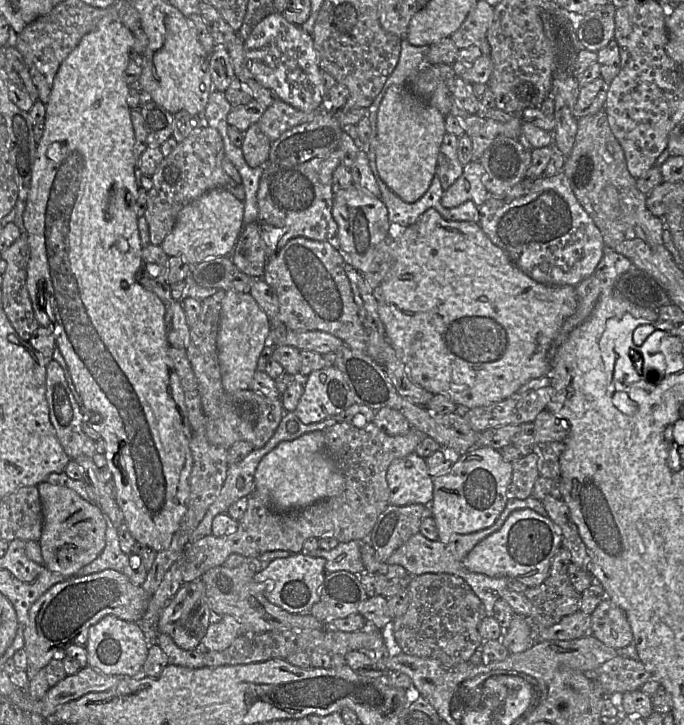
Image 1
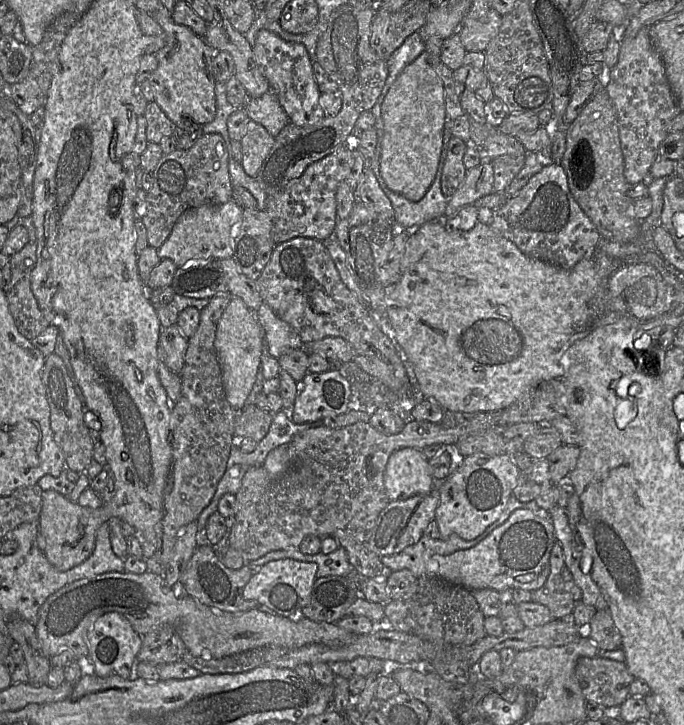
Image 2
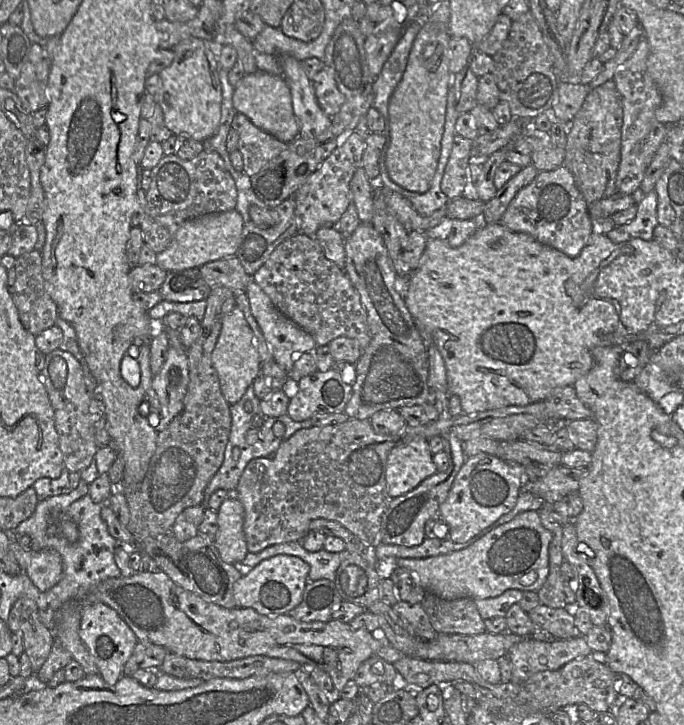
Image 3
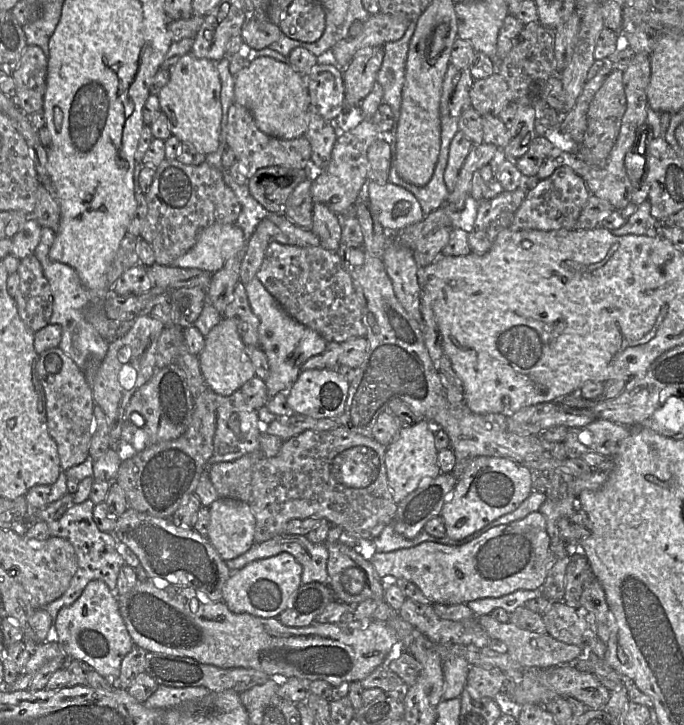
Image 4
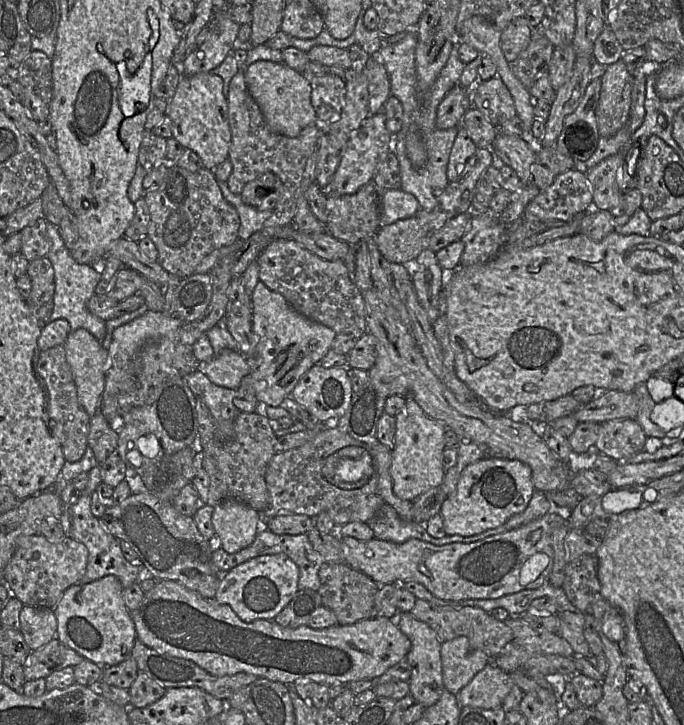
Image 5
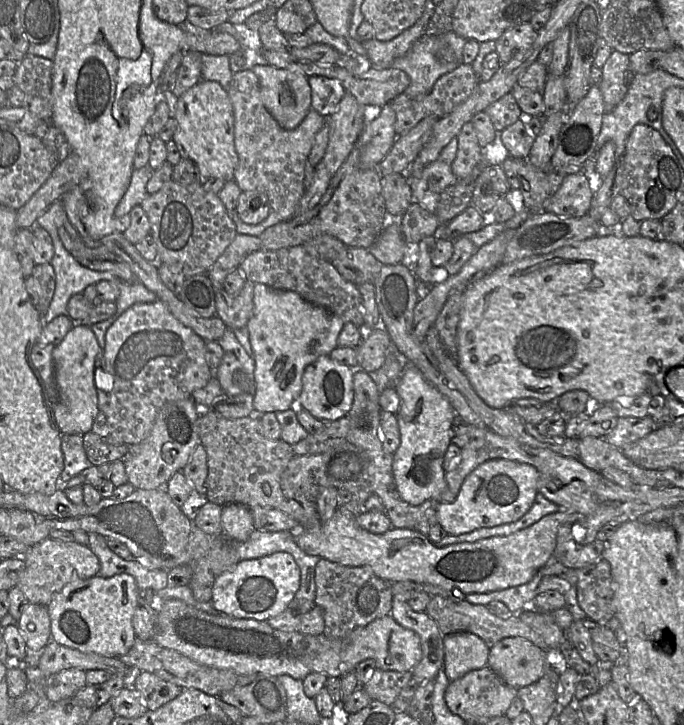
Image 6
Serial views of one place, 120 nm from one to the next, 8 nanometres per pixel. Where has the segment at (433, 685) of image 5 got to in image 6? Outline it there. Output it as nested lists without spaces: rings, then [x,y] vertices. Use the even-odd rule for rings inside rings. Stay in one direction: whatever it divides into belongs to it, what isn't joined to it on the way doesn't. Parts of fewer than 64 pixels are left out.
[[[392,600],[390,614],[401,626],[414,631],[421,641],[422,659],[412,670],[412,678],[421,684],[435,680],[444,665],[444,635],[437,623],[425,612],[413,611],[407,602]]]

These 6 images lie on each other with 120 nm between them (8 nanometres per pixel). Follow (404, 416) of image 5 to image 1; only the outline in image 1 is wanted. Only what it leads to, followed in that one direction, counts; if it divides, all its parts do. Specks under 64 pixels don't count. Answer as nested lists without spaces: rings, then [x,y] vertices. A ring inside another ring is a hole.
[[[415,452],[392,461],[386,480],[389,487],[389,504],[430,506],[433,499],[433,478],[427,471],[426,460]]]

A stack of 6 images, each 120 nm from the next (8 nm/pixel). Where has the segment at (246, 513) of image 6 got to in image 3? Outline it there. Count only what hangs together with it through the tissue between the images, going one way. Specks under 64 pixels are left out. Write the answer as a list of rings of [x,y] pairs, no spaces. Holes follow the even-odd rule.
[[[234,496],[227,498],[221,504],[217,512],[218,529],[213,540],[213,544],[217,549],[221,560],[225,563],[239,565],[239,563],[243,561],[245,556],[248,554],[243,531],[244,515],[245,511],[242,503]]]

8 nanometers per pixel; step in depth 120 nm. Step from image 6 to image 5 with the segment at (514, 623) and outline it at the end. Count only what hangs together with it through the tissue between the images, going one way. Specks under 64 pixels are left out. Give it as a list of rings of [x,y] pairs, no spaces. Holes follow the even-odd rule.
[[[417,599],[410,613],[418,620],[428,624],[436,632],[441,643],[459,636],[465,636],[473,648],[483,651],[490,658],[498,655],[501,649],[513,640],[513,632],[505,621],[496,619],[491,613],[478,607],[437,606],[426,600]]]

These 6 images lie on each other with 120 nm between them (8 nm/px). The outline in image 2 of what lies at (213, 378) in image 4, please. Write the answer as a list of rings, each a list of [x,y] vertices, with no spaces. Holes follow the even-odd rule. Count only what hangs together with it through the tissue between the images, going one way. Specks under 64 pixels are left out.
[[[231,297],[219,320],[214,346],[222,370],[226,399],[234,410],[241,410],[256,381],[263,351],[263,328],[255,312],[242,299]]]

